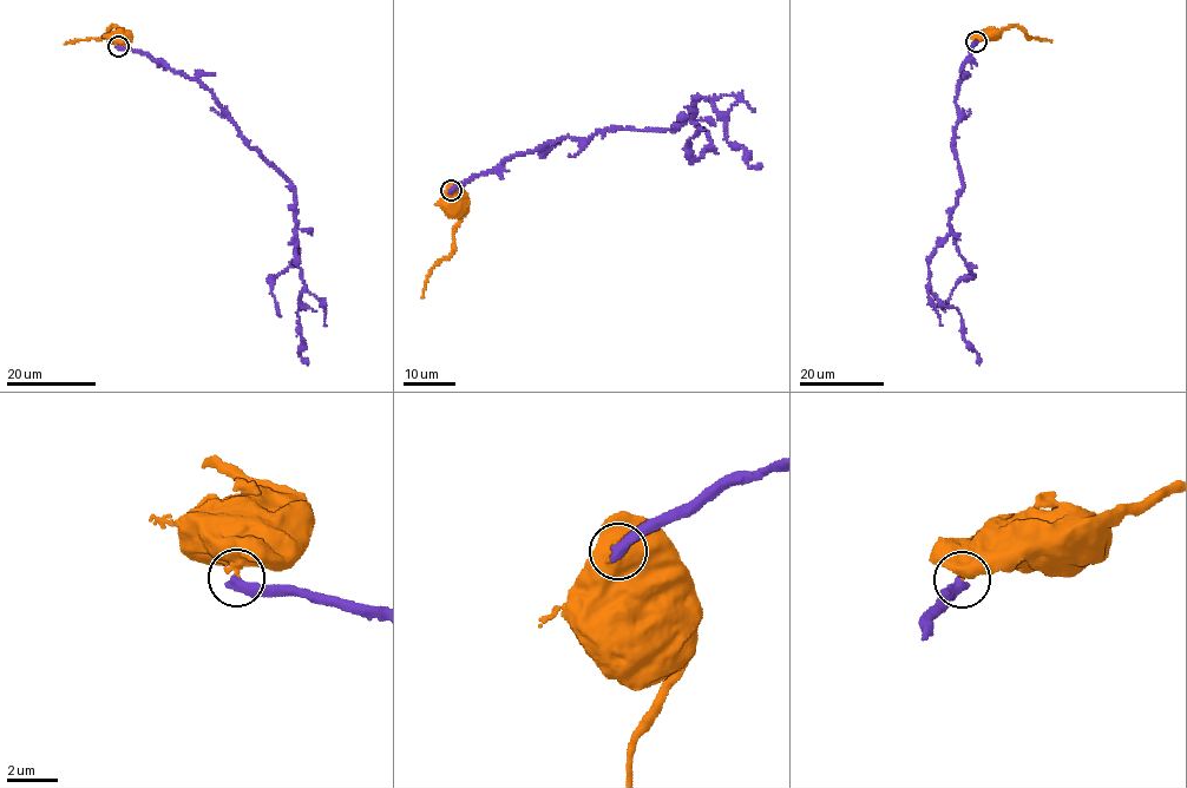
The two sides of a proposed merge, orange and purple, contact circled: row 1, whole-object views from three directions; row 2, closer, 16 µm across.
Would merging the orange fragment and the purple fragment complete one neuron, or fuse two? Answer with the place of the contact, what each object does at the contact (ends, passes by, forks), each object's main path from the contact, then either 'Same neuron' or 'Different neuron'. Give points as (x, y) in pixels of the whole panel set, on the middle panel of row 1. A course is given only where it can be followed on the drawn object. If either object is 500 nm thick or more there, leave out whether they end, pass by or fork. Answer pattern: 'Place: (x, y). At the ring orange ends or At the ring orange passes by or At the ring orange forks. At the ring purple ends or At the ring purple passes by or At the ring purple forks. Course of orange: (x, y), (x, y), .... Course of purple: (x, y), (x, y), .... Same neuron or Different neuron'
Place: (451, 190). At the ring orange ends. At the ring purple ends. Course of orange: (452, 190), (457, 199), (456, 207). Course of purple: (452, 190), (559, 139), (674, 130), (694, 119), (696, 99), (714, 99), (726, 138), (762, 165). Different neuron

